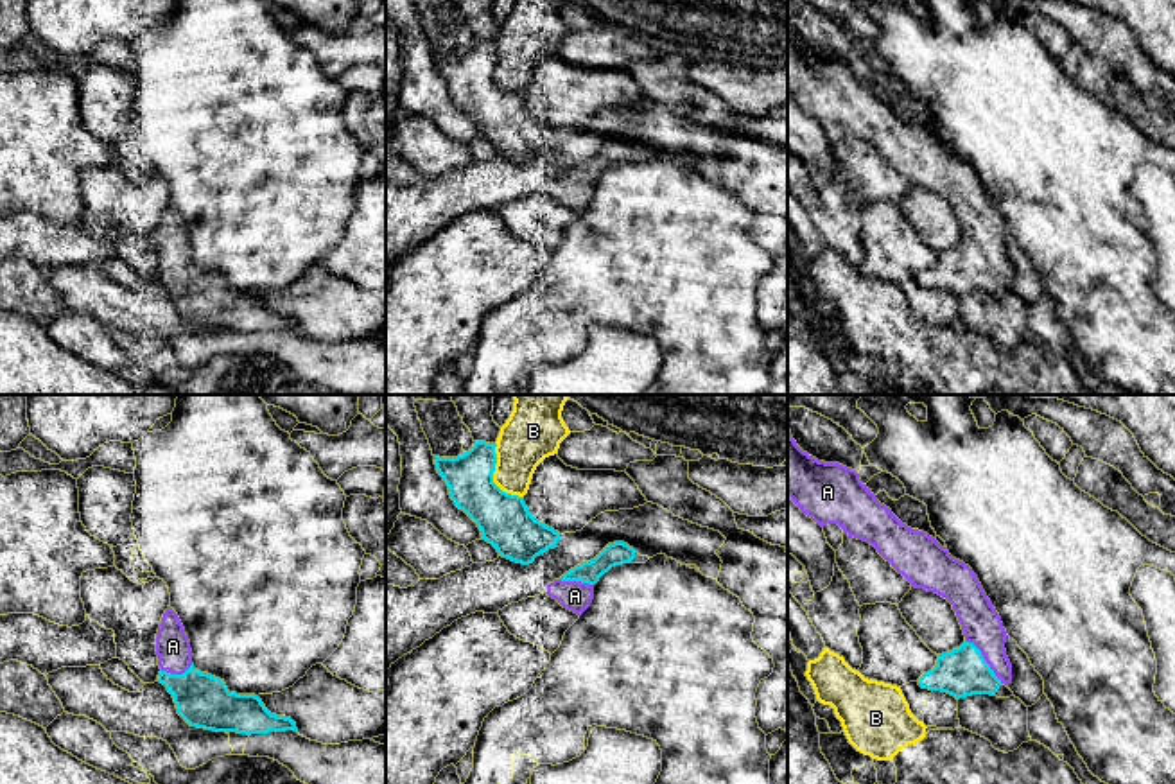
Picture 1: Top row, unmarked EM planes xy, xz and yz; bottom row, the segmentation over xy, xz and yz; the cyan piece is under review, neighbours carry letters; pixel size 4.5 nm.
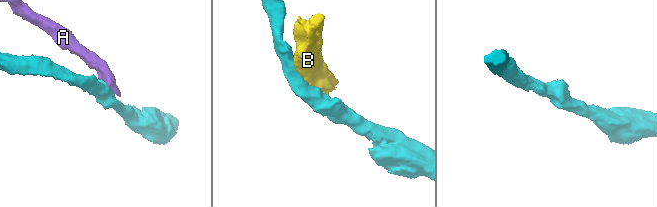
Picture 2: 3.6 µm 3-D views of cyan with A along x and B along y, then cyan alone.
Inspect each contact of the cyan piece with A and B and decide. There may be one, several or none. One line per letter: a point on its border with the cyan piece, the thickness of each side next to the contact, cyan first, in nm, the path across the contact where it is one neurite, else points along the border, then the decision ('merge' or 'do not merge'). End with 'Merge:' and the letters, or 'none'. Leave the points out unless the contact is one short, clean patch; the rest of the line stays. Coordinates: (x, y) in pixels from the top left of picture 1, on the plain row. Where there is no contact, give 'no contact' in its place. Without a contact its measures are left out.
A: meets cyan in yz at (983, 259); 220 nm thick on the cyan side, 180 nm on the other; runs through yz (962, 270), (976, 266), (983, 259), (982, 223); merge
B: meets cyan in xz at (492, 74); 240 nm thick on the cyan side, 240 nm on the other; do not merge
Merge: A

